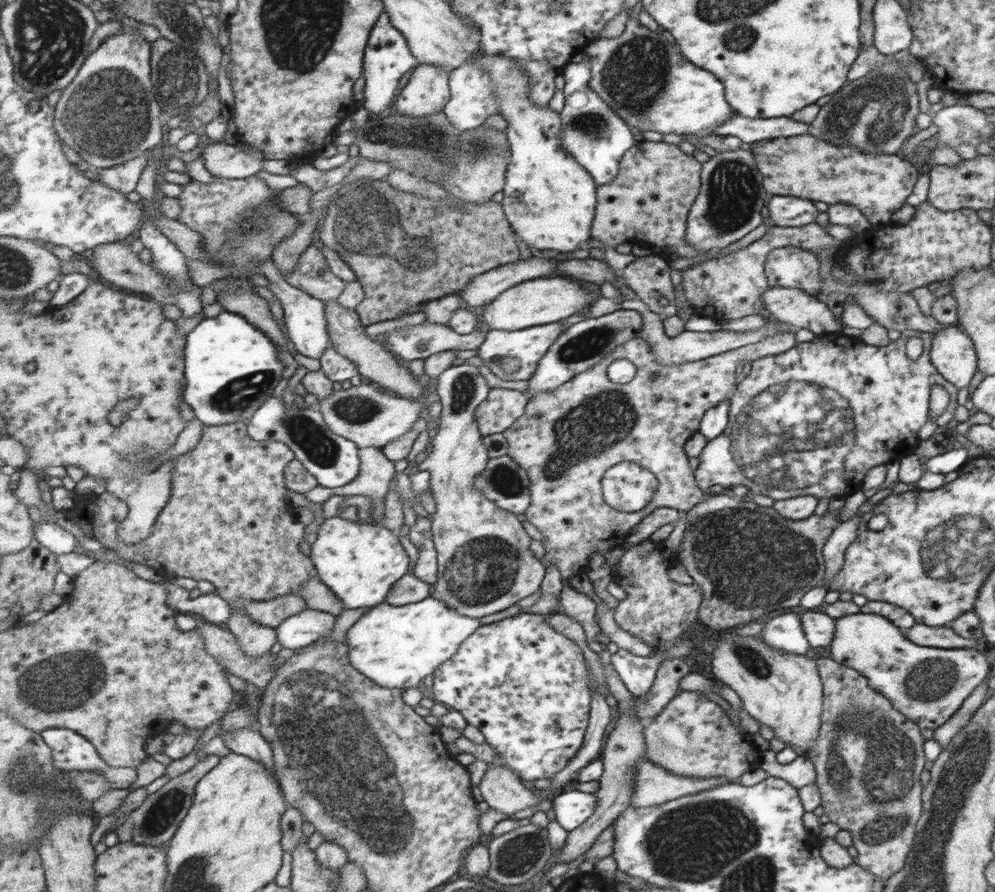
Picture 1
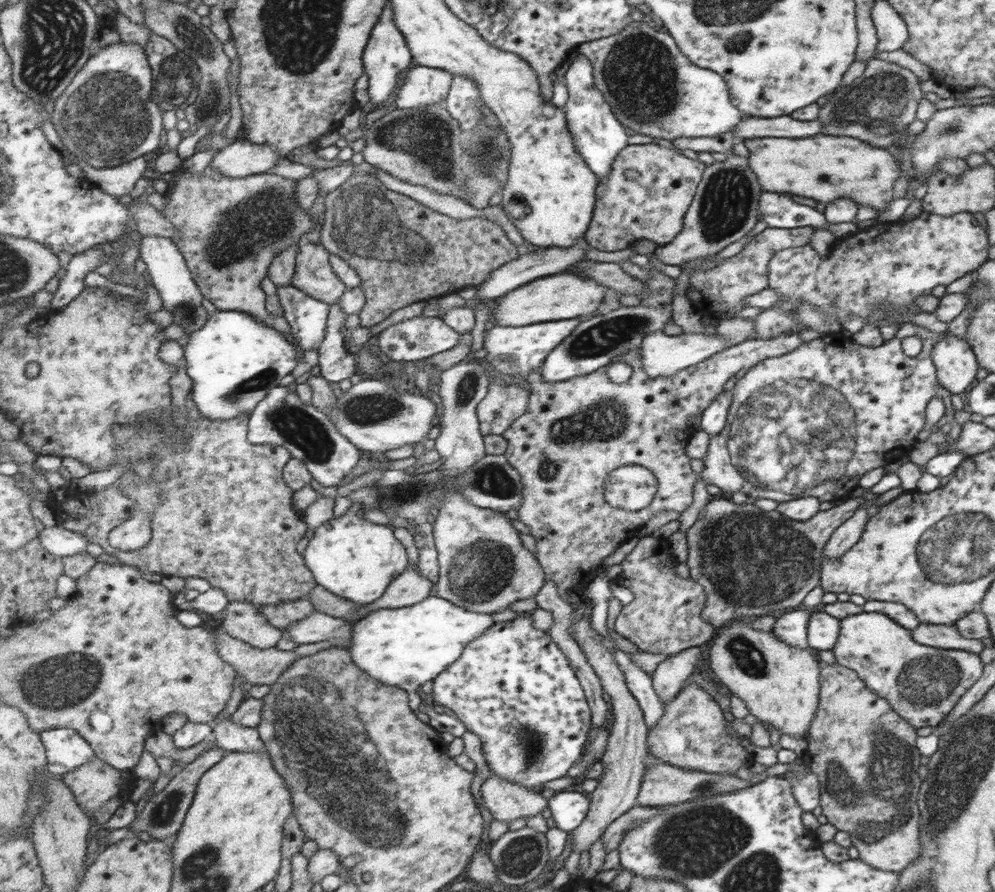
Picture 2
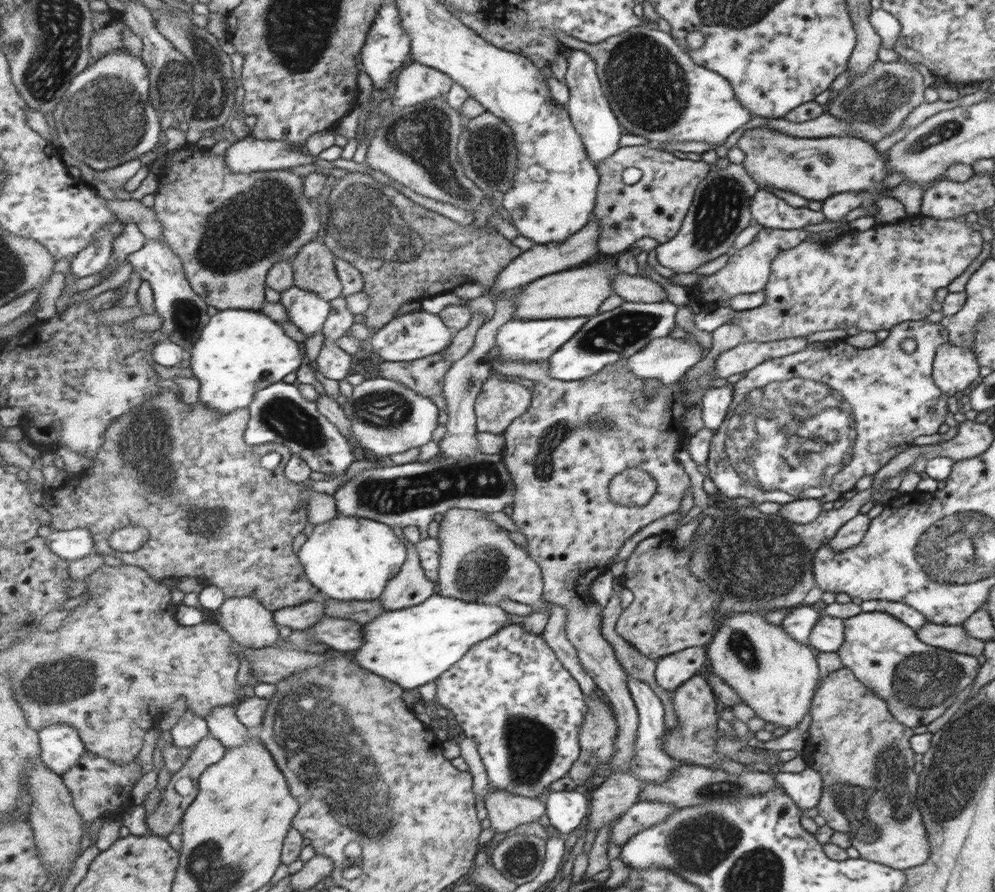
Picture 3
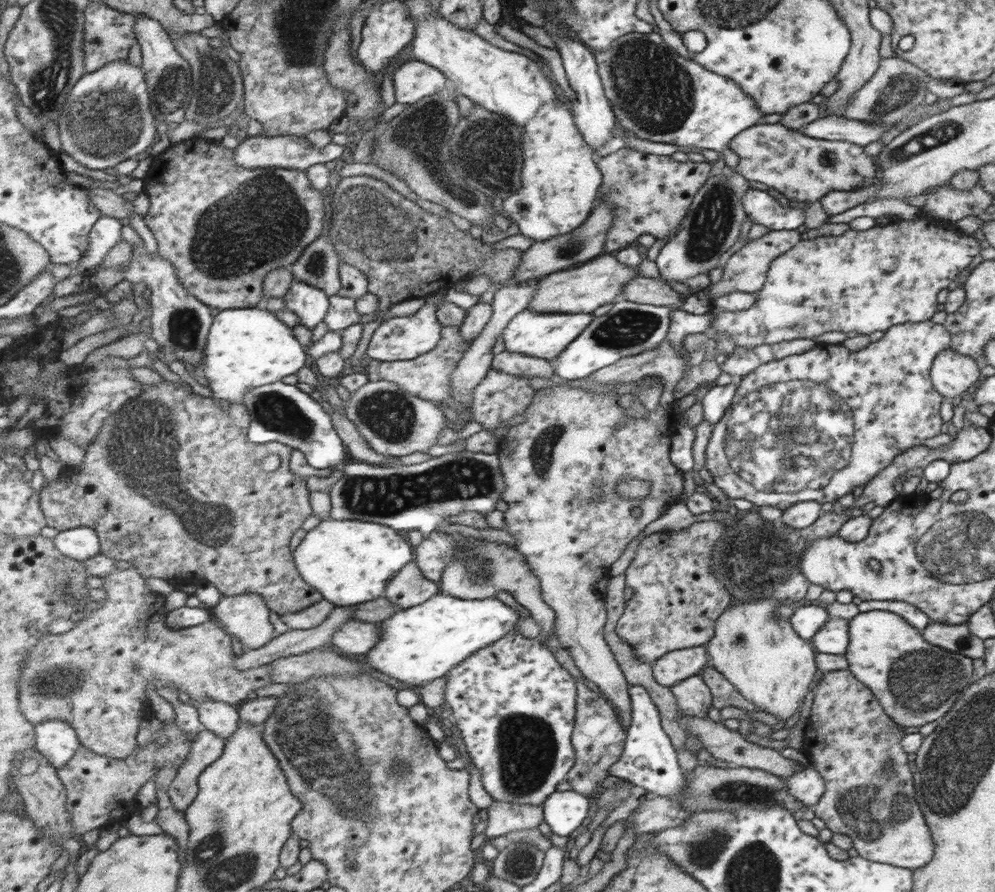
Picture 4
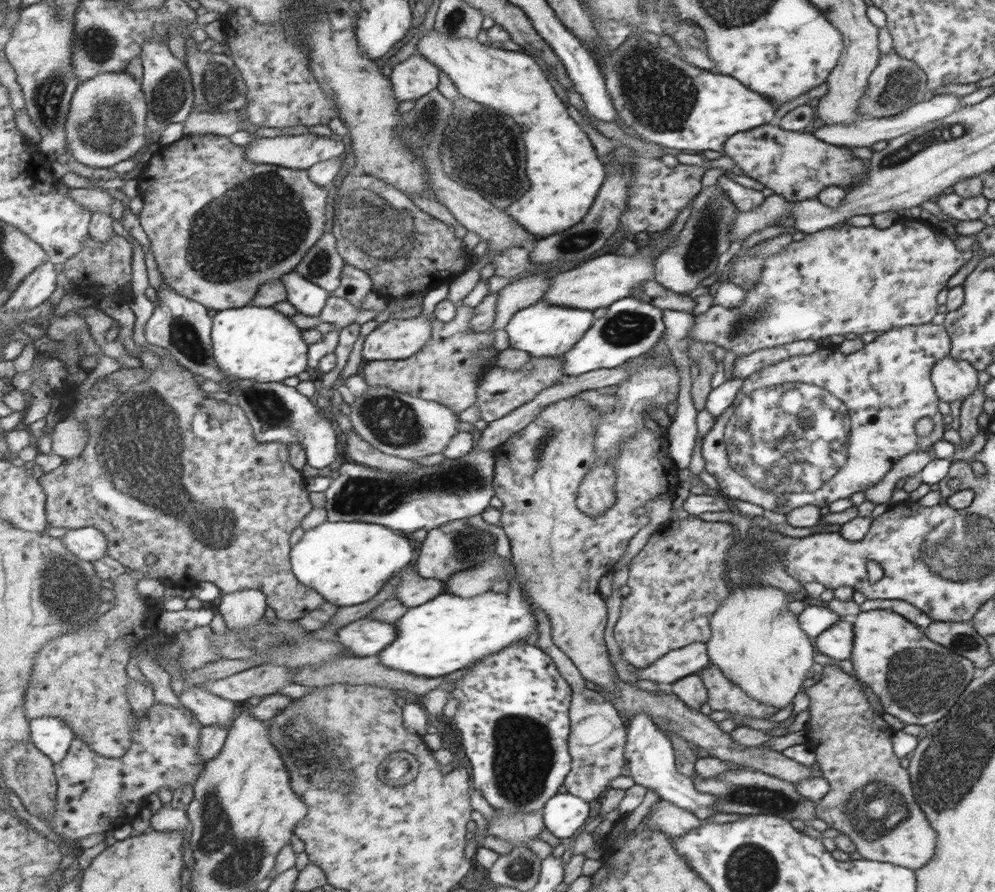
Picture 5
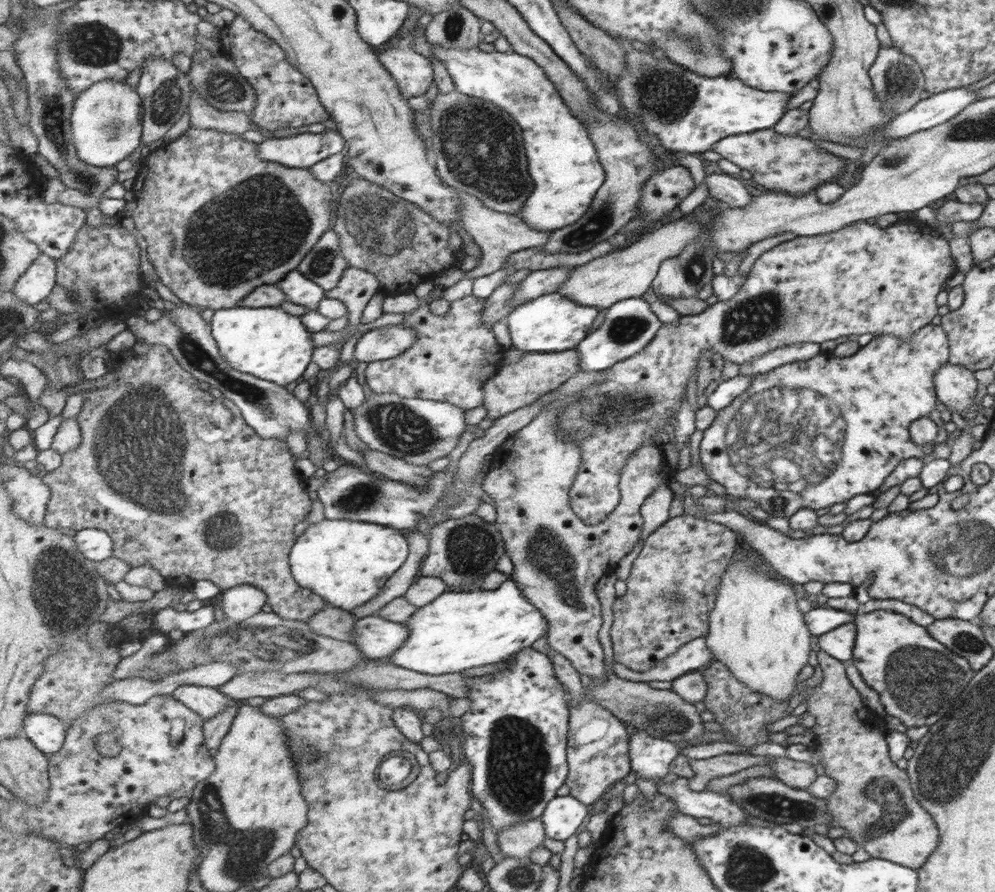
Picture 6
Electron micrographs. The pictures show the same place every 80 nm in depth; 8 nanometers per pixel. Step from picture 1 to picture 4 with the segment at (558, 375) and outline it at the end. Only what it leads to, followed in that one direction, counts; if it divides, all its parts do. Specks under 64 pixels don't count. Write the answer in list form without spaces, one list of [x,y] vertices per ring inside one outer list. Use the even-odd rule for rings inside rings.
[[[625,298],[616,299],[607,314],[594,318],[594,322],[587,330],[553,361],[555,373],[567,380],[579,380],[587,378],[595,370],[613,365],[615,361],[625,356],[655,348],[667,335],[669,314],[677,308],[679,306],[670,308],[670,306],[634,303]]]

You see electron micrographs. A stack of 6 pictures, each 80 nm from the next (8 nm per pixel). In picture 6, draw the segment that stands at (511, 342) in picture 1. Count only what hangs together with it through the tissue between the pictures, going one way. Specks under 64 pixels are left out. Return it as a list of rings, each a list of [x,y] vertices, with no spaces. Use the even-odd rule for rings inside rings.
[[[561,293],[543,295],[515,308],[506,319],[512,335],[512,344],[523,352],[560,353],[577,349],[595,322],[599,309],[583,306]]]

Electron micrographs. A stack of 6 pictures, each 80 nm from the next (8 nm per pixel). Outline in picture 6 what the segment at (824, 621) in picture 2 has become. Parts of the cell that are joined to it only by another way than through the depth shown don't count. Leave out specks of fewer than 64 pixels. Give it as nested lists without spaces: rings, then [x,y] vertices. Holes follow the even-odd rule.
[[[849,621],[837,629],[816,637],[817,649],[839,661],[848,661],[853,657],[854,640],[857,636],[857,627]]]

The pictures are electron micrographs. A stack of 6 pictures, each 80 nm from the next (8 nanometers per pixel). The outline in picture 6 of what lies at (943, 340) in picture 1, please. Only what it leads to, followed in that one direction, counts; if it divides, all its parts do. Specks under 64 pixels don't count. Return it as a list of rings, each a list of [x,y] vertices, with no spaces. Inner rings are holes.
[[[946,362],[934,374],[935,390],[941,404],[960,415],[974,410],[977,402],[978,381],[973,371],[963,364]]]

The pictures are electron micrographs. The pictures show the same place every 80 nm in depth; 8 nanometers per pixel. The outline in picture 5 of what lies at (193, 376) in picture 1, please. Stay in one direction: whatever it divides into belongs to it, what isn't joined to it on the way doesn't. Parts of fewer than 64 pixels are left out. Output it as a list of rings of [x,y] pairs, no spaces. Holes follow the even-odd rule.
[[[247,305],[218,311],[214,316],[212,329],[213,350],[216,361],[228,378],[227,384],[235,384],[245,379],[256,380],[260,383],[283,382],[287,378],[299,376],[307,370],[309,362],[309,343],[303,340],[303,330],[295,326],[290,316],[278,311],[275,307]]]

